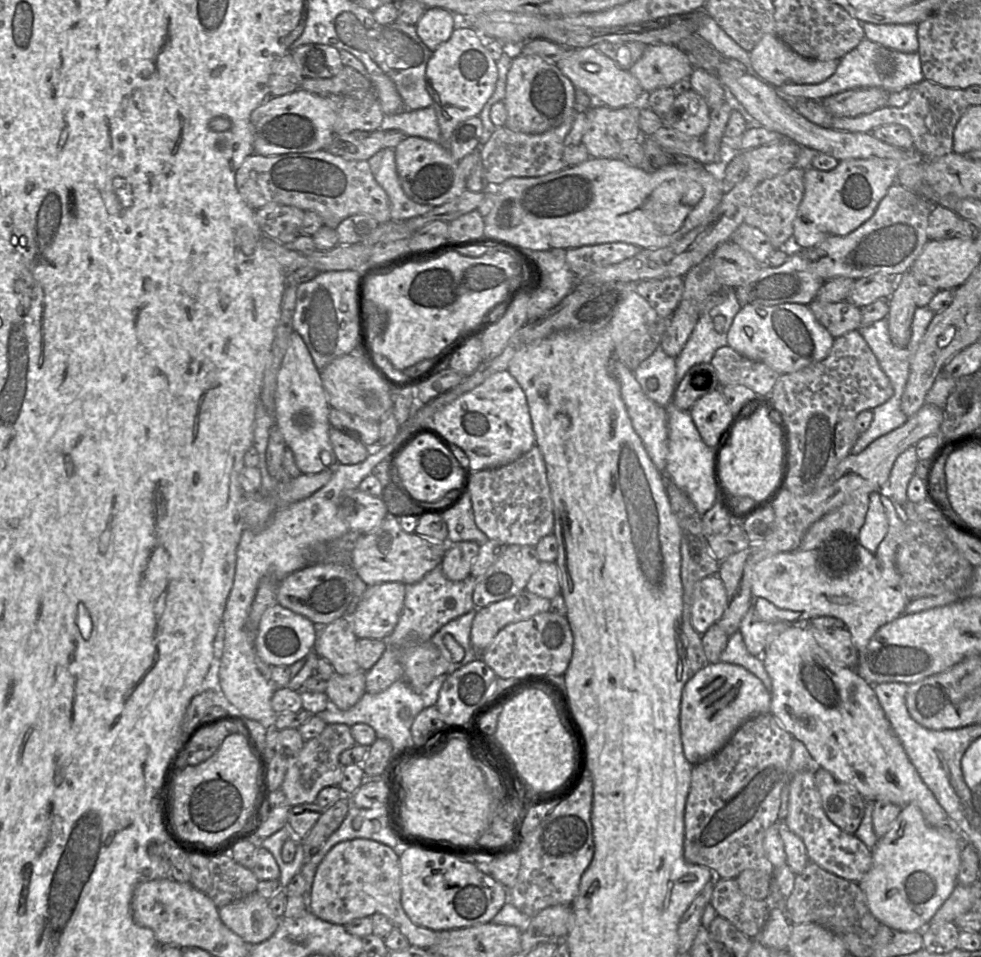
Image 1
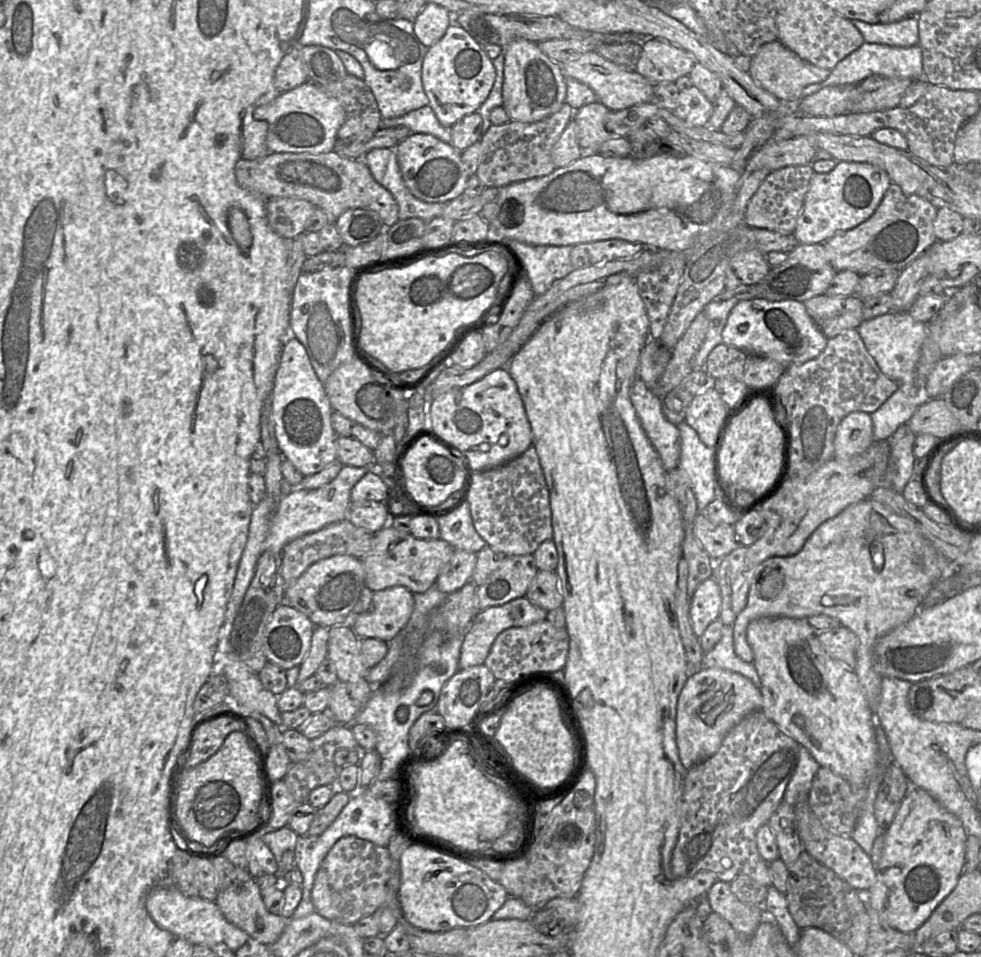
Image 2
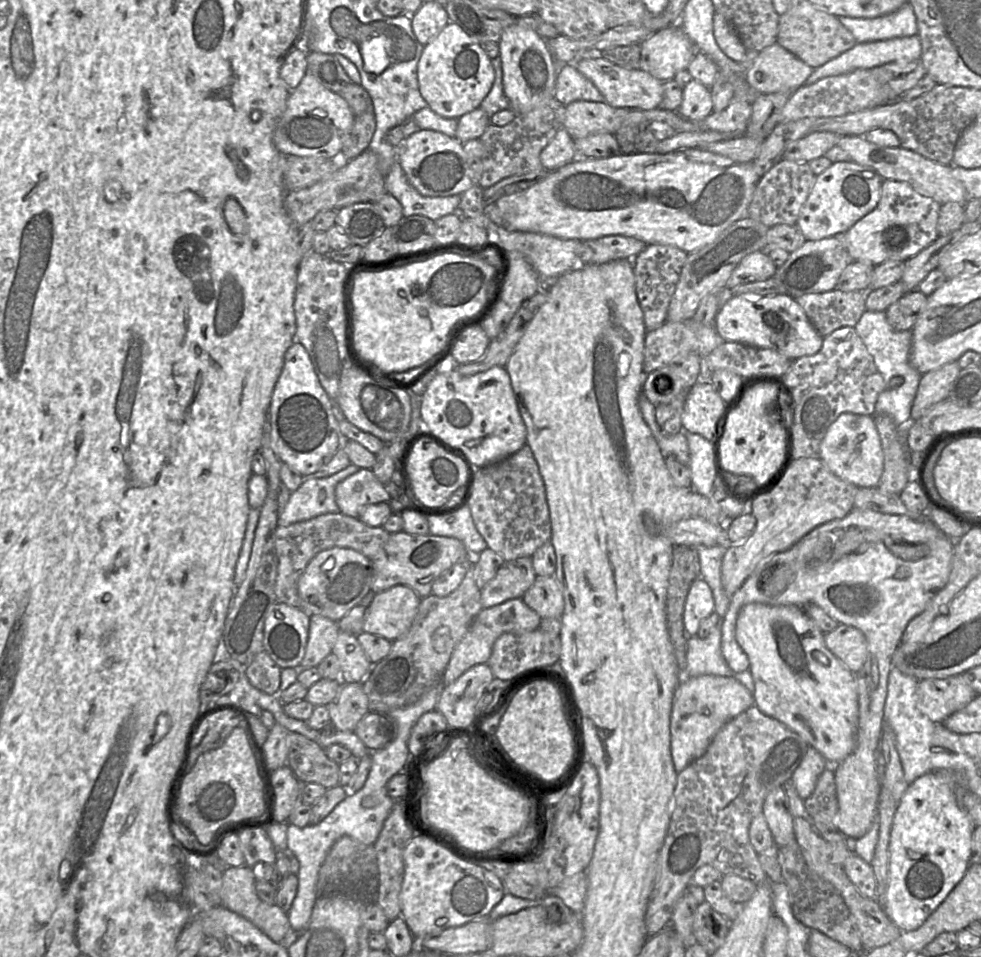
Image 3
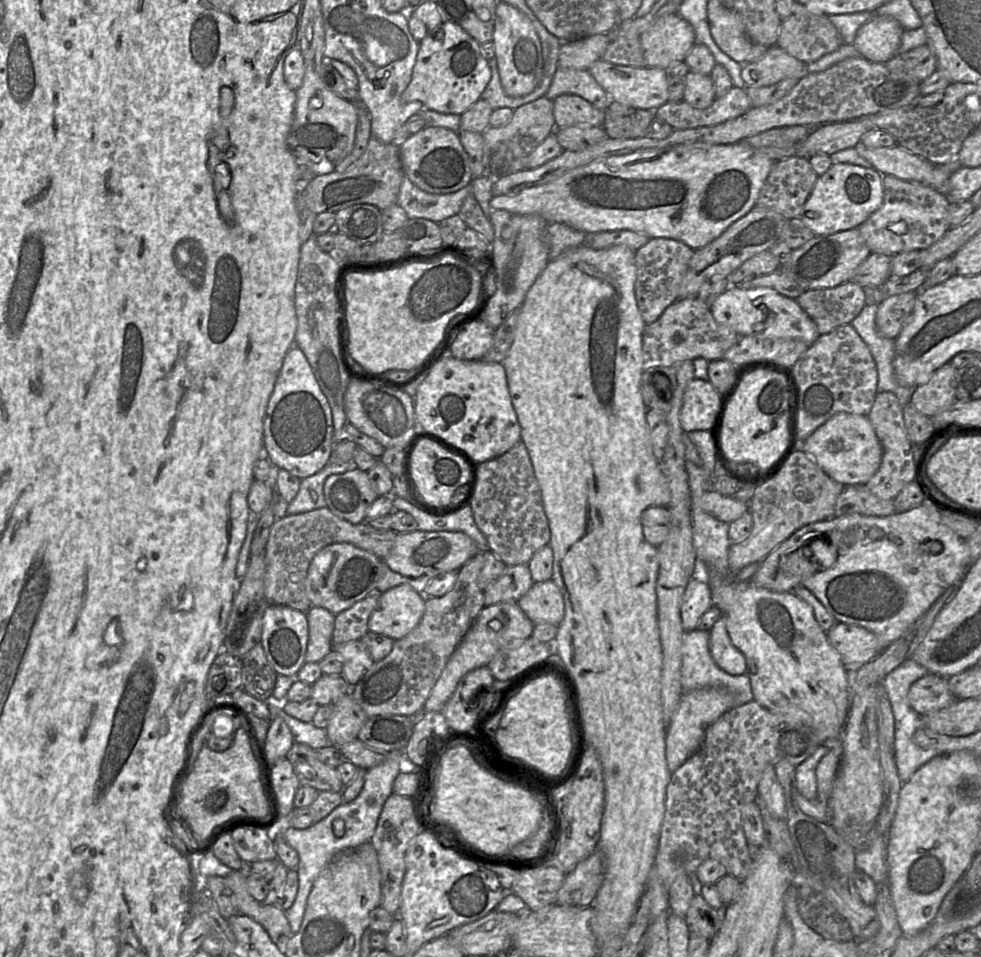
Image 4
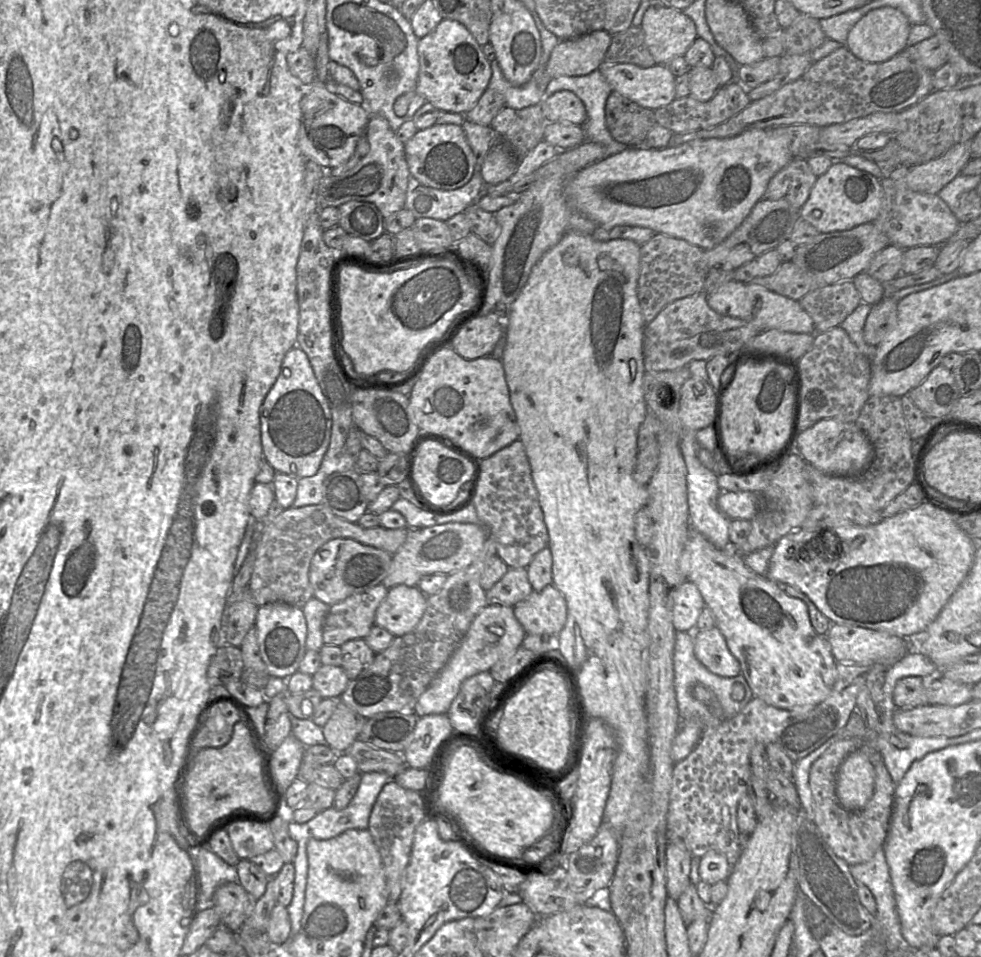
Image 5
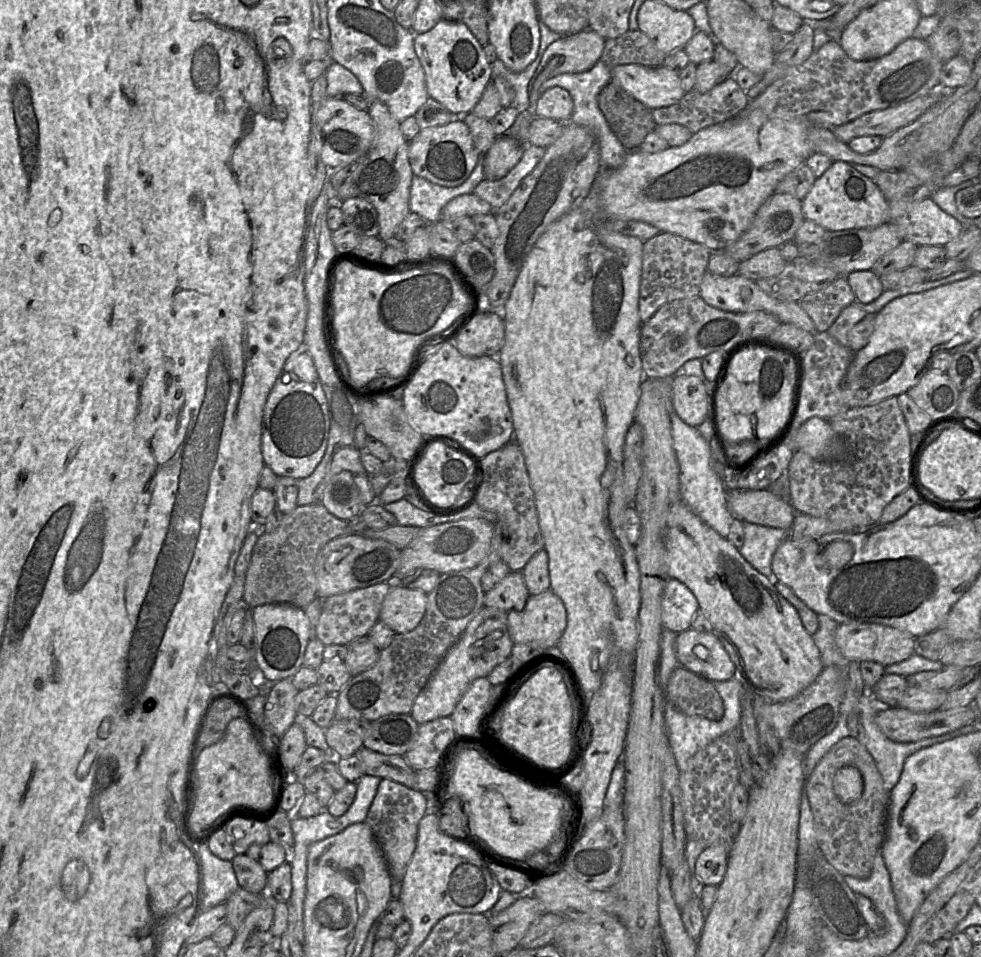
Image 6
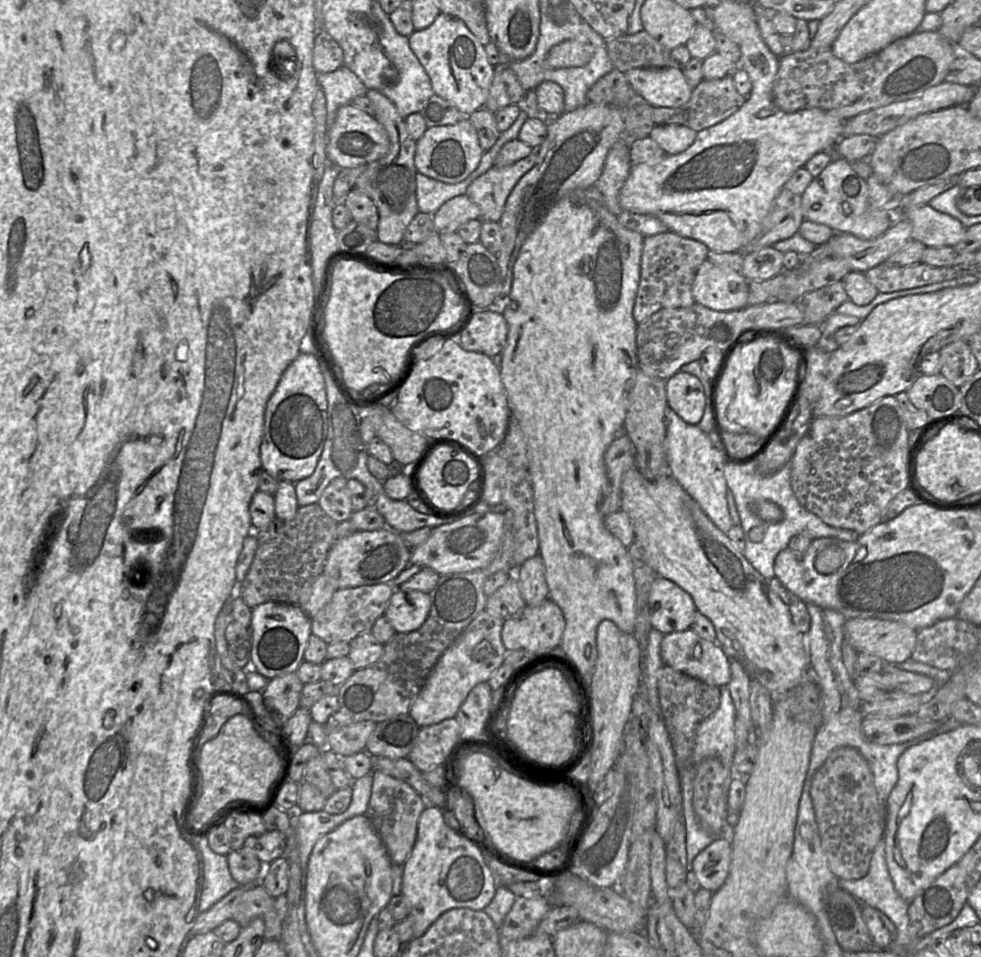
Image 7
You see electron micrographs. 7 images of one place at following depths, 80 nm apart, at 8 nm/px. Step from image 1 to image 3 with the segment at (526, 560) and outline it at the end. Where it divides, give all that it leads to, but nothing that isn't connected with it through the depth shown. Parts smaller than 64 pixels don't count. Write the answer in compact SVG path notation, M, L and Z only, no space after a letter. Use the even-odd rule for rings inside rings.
M531 557L505 561L496 575L480 590L482 607L490 608L510 599L522 598L536 577Z

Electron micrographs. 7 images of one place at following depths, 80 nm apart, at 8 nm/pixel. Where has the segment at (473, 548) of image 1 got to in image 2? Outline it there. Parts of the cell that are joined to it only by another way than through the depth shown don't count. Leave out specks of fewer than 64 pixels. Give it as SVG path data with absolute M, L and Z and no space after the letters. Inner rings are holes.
M455 550L449 562L442 568L434 585L439 591L451 594L471 580L476 564L476 553Z

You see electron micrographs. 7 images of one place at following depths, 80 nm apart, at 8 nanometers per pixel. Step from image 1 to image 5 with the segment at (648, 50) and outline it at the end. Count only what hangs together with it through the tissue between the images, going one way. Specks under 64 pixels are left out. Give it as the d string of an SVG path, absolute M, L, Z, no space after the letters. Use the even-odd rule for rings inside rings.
M653 4L645 11L641 23L645 44L655 60L654 65L666 64L677 56L684 56L687 49L698 37L693 20L683 11L661 4Z

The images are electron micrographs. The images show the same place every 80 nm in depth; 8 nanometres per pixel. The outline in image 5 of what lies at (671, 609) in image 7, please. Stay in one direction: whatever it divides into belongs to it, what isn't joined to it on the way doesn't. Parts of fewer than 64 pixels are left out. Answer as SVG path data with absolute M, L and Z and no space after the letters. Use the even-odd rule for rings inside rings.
M690 581L682 583L674 594L672 622L675 630L694 632L704 607L705 602L697 586Z

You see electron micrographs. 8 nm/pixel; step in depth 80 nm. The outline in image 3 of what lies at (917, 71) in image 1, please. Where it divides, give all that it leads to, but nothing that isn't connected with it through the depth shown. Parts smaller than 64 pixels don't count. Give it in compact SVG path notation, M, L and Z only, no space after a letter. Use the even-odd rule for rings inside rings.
M917 35L887 40L857 43L836 58L814 68L804 85L818 80L852 72L856 69L873 69L890 62L910 62L921 59L922 44Z

